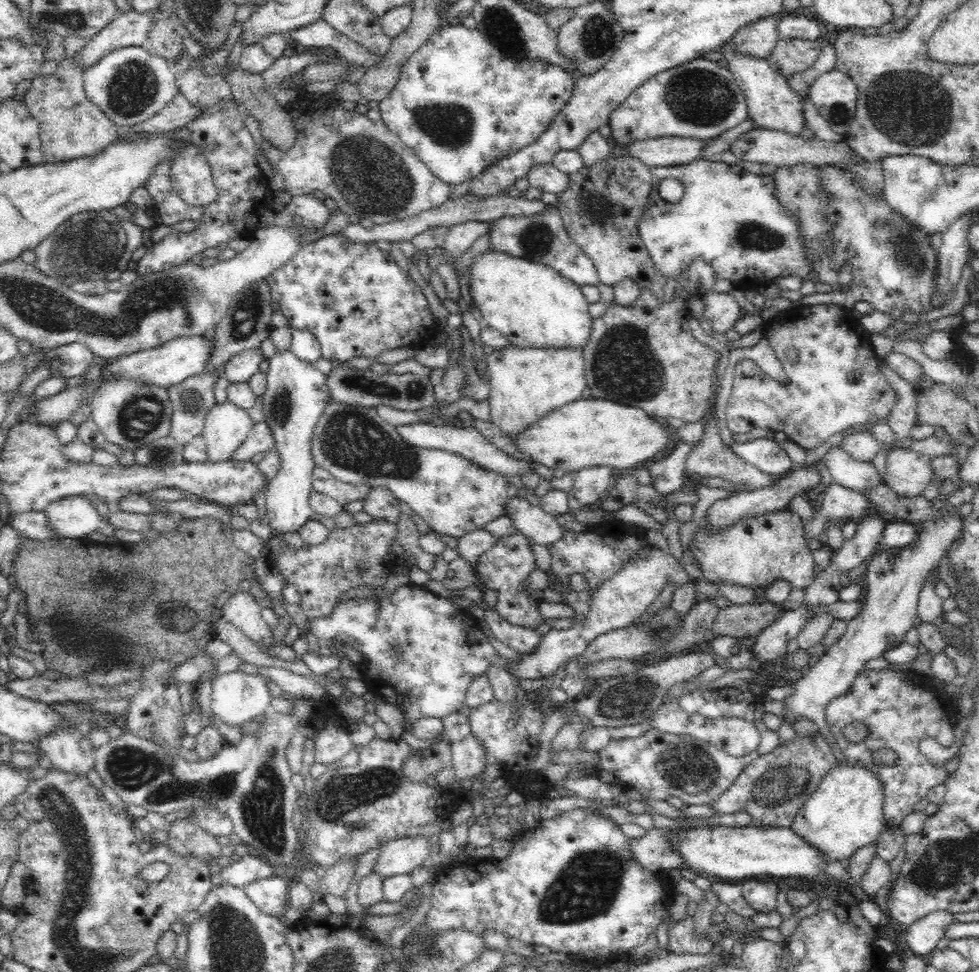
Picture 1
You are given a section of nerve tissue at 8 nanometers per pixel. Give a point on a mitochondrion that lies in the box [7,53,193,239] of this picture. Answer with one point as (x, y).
(134, 88)

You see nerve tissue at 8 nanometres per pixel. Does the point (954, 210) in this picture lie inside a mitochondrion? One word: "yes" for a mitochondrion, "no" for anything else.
no

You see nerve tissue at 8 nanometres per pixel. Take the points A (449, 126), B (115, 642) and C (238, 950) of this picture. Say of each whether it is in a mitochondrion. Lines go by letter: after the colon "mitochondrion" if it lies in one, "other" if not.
A: mitochondrion
B: mitochondrion
C: mitochondrion

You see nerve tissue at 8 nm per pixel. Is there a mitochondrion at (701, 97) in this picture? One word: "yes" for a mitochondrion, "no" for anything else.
yes

